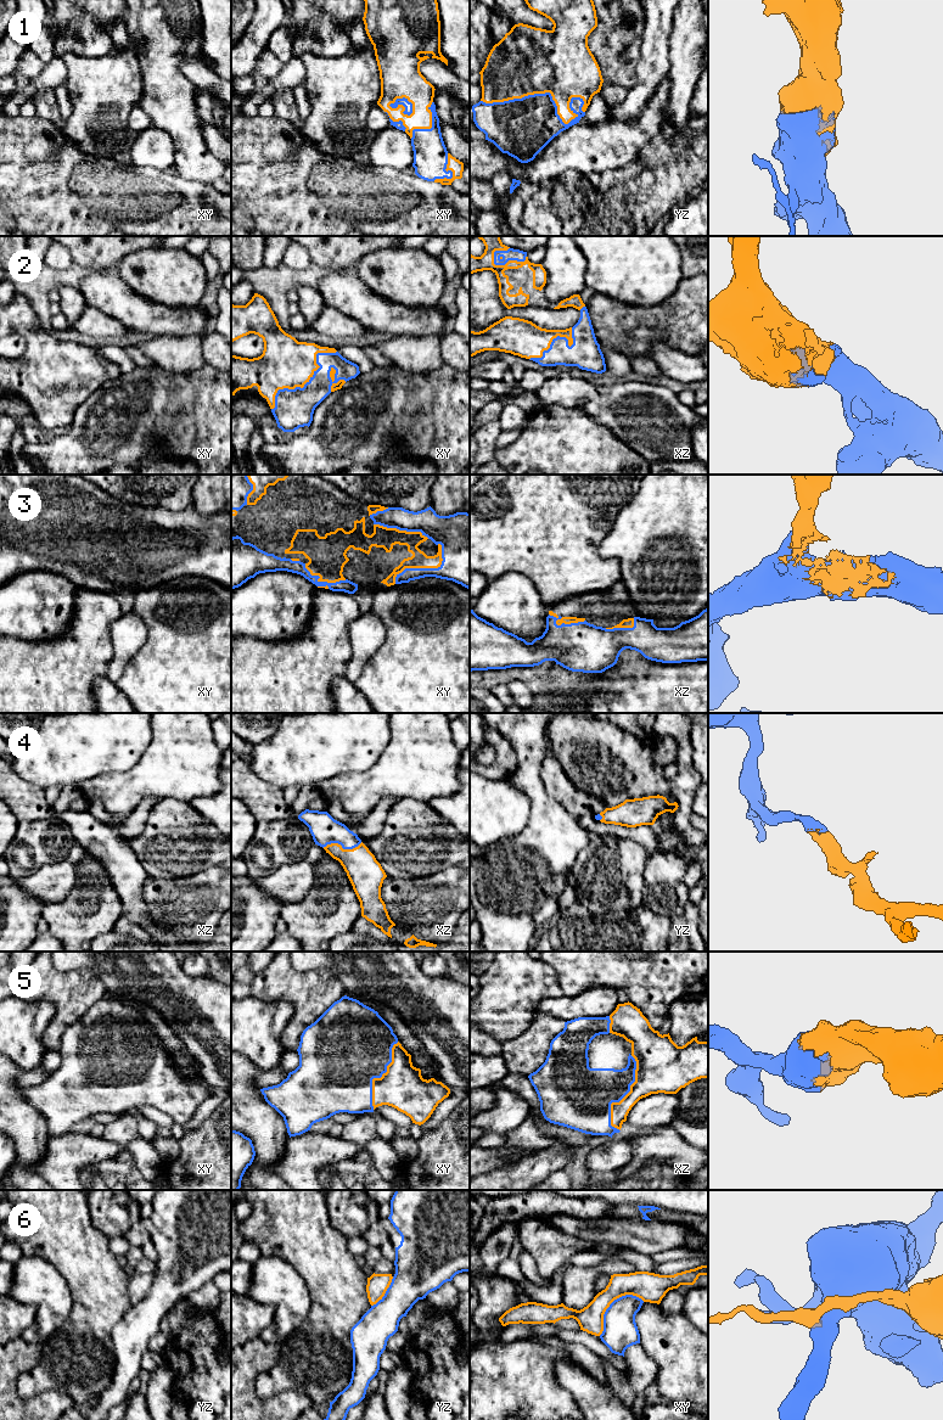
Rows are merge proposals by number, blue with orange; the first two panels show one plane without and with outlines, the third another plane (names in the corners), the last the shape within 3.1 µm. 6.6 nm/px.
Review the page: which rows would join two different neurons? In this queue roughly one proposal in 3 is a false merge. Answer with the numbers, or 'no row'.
6

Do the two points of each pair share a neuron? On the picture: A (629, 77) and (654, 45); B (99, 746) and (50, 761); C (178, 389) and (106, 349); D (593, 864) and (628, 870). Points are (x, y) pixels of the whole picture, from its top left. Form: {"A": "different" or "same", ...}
{"A": "different", "B": "same", "C": "different", "D": "same"}

